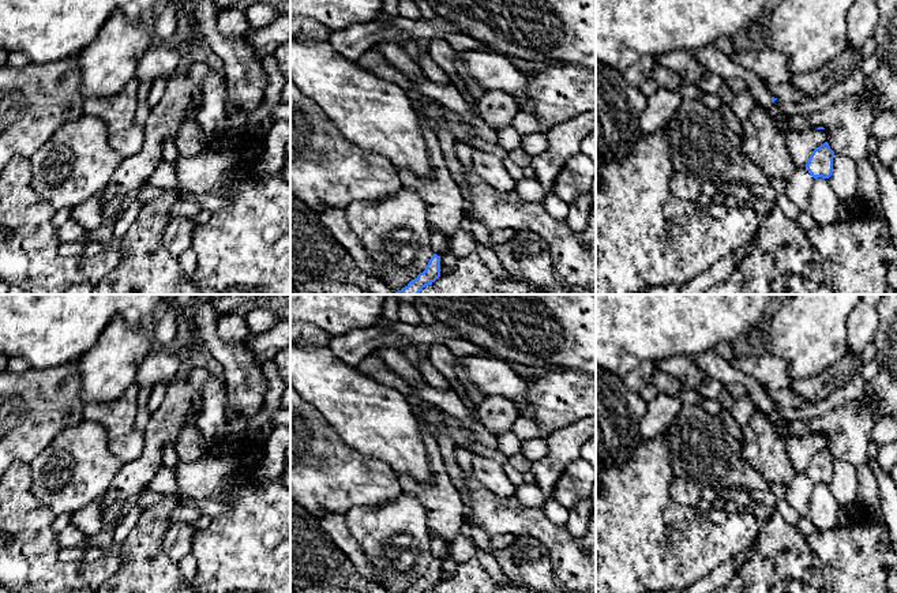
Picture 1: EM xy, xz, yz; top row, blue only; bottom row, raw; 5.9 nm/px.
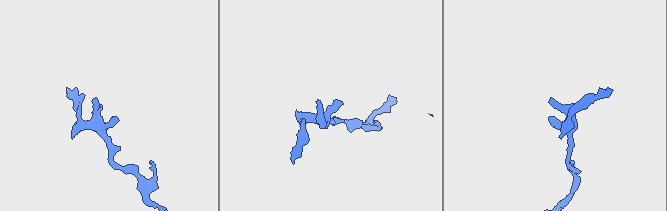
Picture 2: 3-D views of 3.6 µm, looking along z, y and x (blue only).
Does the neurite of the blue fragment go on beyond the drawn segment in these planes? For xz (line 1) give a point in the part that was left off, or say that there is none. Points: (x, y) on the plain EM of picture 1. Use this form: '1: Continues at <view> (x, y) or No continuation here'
1: No continuation here

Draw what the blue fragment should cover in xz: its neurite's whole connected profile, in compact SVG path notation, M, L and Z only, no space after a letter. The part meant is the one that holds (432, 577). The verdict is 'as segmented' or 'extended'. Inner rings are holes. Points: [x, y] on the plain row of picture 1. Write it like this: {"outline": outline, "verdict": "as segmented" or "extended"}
{"outline": "M436 559L429 564L425 575L412 585L405 593L425 593L440 582L440 562Z", "verdict": "as segmented"}

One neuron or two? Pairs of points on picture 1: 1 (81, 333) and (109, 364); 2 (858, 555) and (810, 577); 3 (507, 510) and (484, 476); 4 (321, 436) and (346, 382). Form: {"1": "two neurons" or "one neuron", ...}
{"1": "two neurons", "2": "two neurons", "3": "two neurons", "4": "two neurons"}

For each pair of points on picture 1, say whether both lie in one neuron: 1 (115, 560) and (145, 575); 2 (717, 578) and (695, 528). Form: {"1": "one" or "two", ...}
{"1": "two", "2": "two"}

